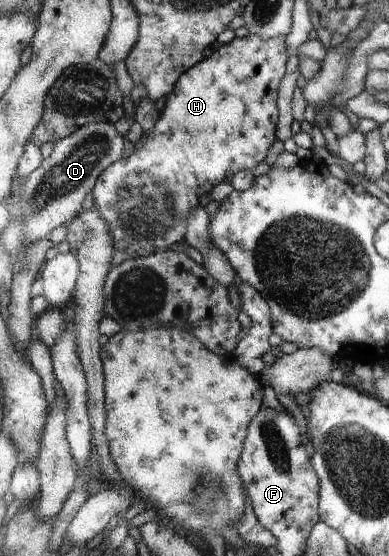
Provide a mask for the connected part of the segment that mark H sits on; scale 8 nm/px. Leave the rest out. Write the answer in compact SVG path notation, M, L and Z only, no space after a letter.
M249 34L221 44L209 58L179 76L174 91L166 96L159 119L145 137L142 134L134 143L135 152L110 165L93 190L95 205L108 221L120 249L132 255L143 249L169 250L173 243L183 243L187 217L197 207L199 197L211 193L221 182L230 183L237 172L253 171L267 157L269 147L275 143L275 99L287 60L285 36L267 40Z

